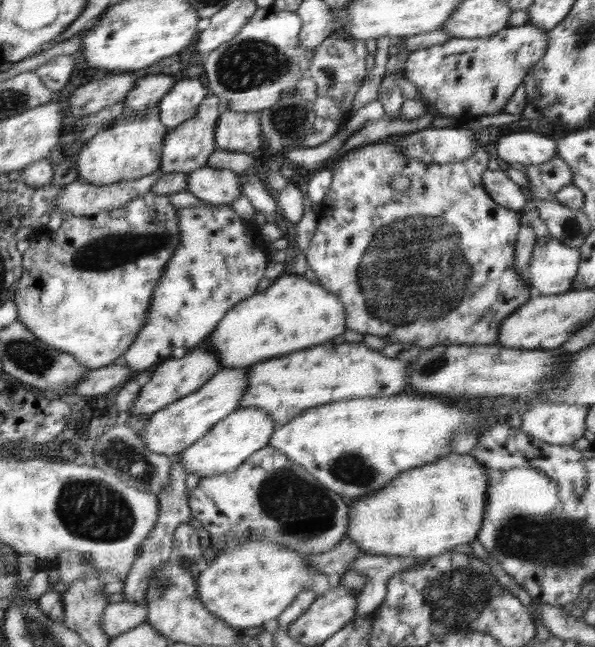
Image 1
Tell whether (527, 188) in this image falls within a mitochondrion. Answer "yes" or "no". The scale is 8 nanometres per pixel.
no

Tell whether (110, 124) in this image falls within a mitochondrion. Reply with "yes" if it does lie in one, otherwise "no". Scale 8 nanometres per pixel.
no

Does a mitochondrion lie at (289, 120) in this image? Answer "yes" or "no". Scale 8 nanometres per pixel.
yes

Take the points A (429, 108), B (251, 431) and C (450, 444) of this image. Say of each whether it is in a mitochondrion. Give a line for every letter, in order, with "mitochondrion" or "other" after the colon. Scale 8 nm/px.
A: other
B: other
C: other

